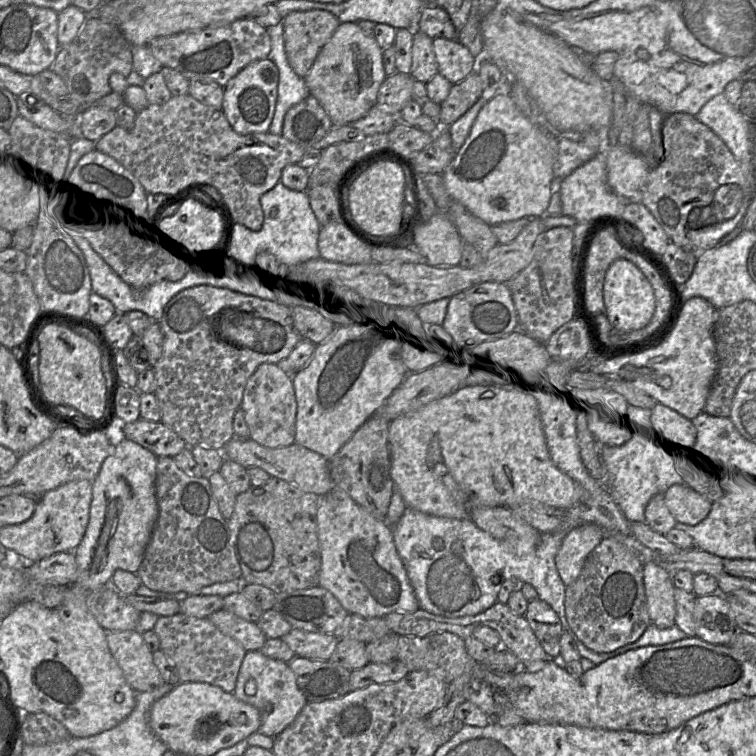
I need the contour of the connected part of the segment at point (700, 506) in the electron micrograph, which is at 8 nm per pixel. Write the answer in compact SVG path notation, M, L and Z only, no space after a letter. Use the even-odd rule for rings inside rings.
M679 484L663 493L664 503L677 523L696 525L708 515L711 502Z

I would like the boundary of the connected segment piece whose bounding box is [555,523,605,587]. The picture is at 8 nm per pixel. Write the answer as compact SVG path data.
M592 523L580 525L564 536L555 564L566 587L577 580L587 557L604 537L605 532Z

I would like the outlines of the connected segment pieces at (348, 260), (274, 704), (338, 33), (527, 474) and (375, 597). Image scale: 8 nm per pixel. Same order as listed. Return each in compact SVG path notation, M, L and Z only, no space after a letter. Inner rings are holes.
M341 222L328 223L321 226L318 247L323 259L341 262L344 264L367 264L373 261L372 249L377 248L365 240L351 228Z
M247 651L241 662L236 679L234 696L257 708L261 713L261 724L258 732L275 737L281 733L298 715L307 703L306 697L299 690L295 675L287 663L265 656L260 651ZM251 681L256 686L253 695L245 693L245 684Z
M354 22L341 23L321 49L305 81L333 125L356 121L377 105L379 88L387 77L382 58L383 49L376 39L365 35Z
M461 388L389 423L390 474L406 506L428 515L467 519L477 507L517 507L541 503L568 509L581 501L584 488L552 461L535 417L517 395L499 388Z
M333 488L321 497L316 518L321 552L319 585L328 590L349 614L372 618L384 617L392 612L414 612L418 609L406 569L397 553L392 526L386 520L377 519L338 488Z

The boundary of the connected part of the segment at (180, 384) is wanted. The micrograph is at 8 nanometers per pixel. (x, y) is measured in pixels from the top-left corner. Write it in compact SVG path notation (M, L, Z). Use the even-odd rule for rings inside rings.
M209 286L188 287L173 298L171 298L163 309L163 315L158 321L163 333L162 355L153 367L155 376L154 395L161 410L161 422L177 433L185 442L186 446L205 446L217 450L222 450L225 444L234 435L233 418L238 409L241 408L245 385L251 375L261 364L276 364L287 359L294 347L302 340L300 335L294 330L291 322L285 318L285 310L269 300L252 298L230 290L224 290Z

